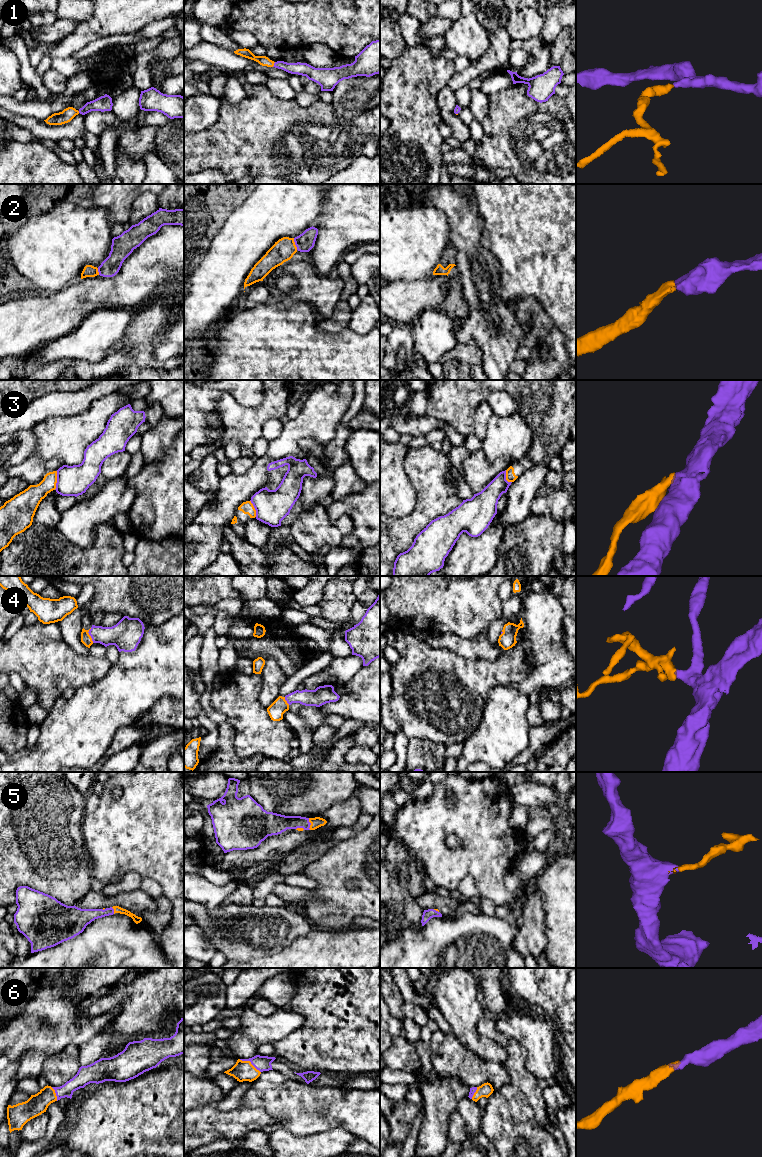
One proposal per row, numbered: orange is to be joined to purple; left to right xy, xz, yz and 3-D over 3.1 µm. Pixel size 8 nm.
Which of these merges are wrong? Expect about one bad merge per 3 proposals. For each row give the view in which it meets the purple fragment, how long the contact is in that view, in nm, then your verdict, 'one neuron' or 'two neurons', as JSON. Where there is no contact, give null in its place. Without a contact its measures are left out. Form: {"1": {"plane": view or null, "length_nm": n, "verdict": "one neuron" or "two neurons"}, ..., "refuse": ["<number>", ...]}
{"1": {"plane": "xz", "length_nm": 50, "verdict": "one neuron"}, "2": {"plane": "xz", "length_nm": 100, "verdict": "one neuron"}, "3": {"plane": "xy", "length_nm": 150, "verdict": "two neurons"}, "4": {"plane": "xy", "length_nm": 120, "verdict": "one neuron"}, "5": {"plane": "xz", "length_nm": 100, "verdict": "one neuron"}, "6": {"plane": "xz", "length_nm": 200, "verdict": "one neuron"}, "refuse": ["3"]}

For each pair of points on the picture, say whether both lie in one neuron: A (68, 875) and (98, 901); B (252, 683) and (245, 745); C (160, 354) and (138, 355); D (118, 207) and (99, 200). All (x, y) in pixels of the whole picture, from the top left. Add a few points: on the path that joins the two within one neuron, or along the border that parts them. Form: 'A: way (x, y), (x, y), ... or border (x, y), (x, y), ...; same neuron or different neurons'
A: border (91, 890), (75, 905); different neurons
B: way (246, 698), (246, 730); same neuron
C: border (163, 332), (153, 340), (153, 356), (158, 361); different neurons
D: way (113, 202), (111, 200), (104, 200); same neuron

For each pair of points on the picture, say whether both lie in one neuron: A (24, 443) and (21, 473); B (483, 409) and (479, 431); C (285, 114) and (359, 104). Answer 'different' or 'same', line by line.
A: different
B: same
C: different

